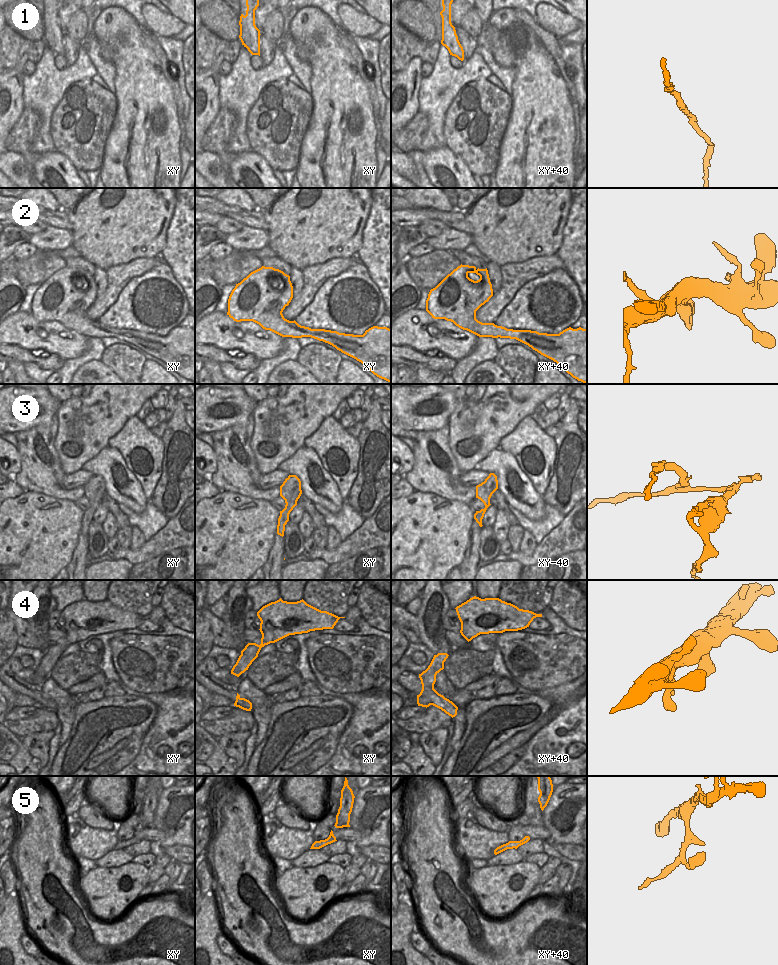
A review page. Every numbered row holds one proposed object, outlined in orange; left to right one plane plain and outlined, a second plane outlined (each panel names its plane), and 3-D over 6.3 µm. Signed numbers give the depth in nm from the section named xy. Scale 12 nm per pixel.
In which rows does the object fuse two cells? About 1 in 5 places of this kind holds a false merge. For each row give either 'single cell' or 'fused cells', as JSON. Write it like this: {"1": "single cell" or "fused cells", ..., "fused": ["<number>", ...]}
{"1": "single cell", "2": "single cell", "3": "fused cells", "4": "single cell", "5": "single cell", "fused": ["3"]}

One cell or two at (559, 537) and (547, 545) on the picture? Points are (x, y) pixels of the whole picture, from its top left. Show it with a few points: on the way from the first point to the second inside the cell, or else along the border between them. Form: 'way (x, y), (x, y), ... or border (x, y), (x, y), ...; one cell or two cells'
way (556, 540), (550, 545); one cell

